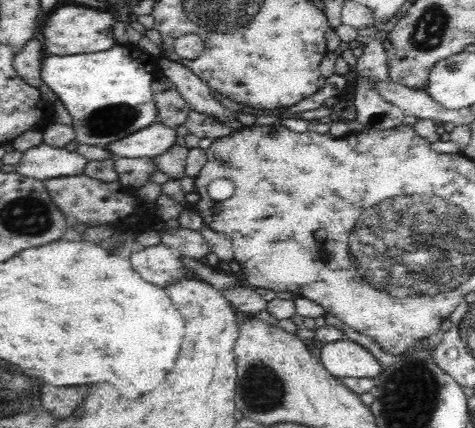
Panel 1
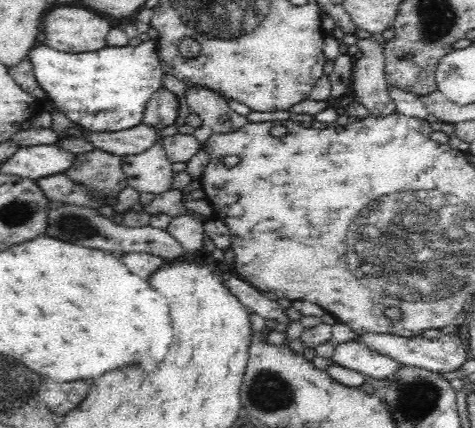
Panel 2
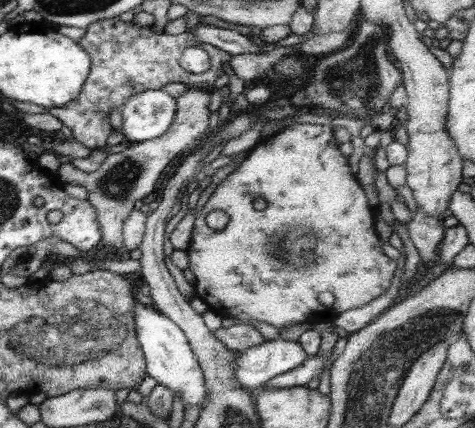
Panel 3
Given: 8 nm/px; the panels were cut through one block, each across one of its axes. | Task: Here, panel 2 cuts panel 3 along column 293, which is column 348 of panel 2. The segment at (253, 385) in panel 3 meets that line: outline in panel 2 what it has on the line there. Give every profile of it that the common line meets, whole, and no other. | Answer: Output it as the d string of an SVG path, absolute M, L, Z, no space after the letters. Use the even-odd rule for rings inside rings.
M356 340L340 344L336 348L332 362L336 366L356 370L356 372L370 376L370 378L376 378L376 380L388 380L402 366L398 360L394 360L386 354L380 354L376 350L370 350L366 344L356 342Z

